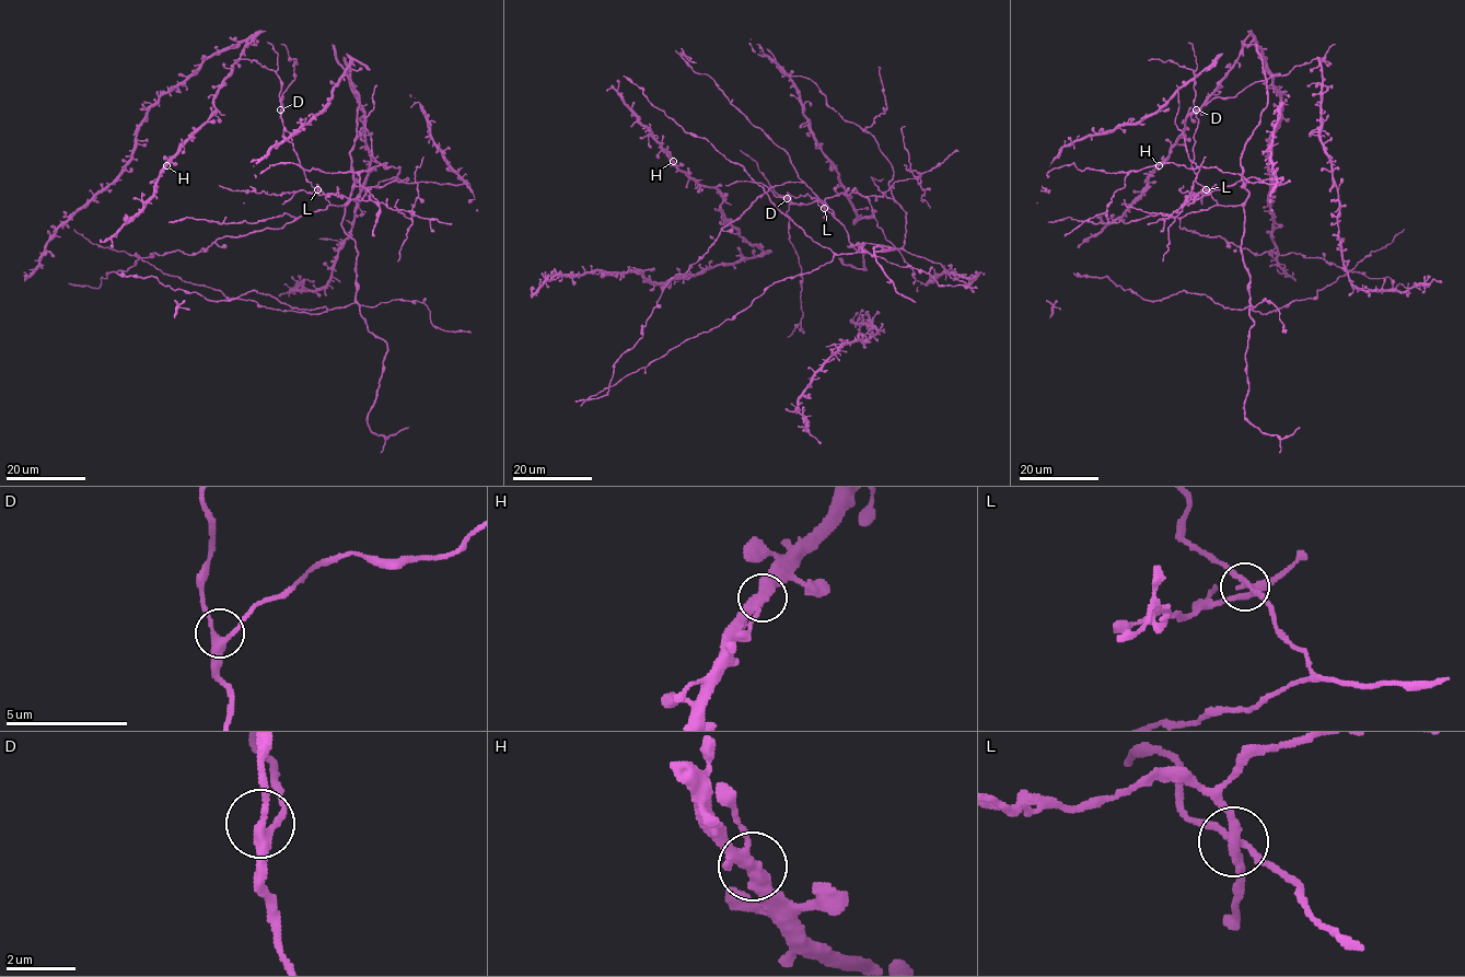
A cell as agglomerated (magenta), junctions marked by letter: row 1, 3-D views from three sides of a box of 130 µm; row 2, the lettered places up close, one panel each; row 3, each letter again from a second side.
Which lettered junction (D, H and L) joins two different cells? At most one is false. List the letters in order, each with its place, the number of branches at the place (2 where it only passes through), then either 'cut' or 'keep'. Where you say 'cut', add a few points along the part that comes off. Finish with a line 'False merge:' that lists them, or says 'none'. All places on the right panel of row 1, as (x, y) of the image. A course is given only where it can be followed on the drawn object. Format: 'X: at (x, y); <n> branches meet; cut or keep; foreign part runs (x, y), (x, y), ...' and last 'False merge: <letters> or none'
D: at (1196, 109); 3 branches meet; keep
H: at (1159, 165); 4 branches meet; keep
L: at (1206, 189); 4 branches meet; cut; foreign part runs (1207, 189), (1192, 195), (1195, 200), (1185, 204), (1174, 218), (1128, 207), (1124, 199)
False merge: L

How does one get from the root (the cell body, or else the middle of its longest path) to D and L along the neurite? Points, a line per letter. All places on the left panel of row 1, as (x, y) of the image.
D: (222, 301), (251, 291), (309, 310), (355, 301), (344, 206), (307, 181), (280, 109)
L: (222, 301), (251, 291), (309, 310), (355, 301), (357, 251), (341, 224), (344, 206), (317, 189)

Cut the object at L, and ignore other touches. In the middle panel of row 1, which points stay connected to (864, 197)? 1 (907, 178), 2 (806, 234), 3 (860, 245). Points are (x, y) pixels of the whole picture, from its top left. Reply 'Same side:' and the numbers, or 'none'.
Same side: 1

